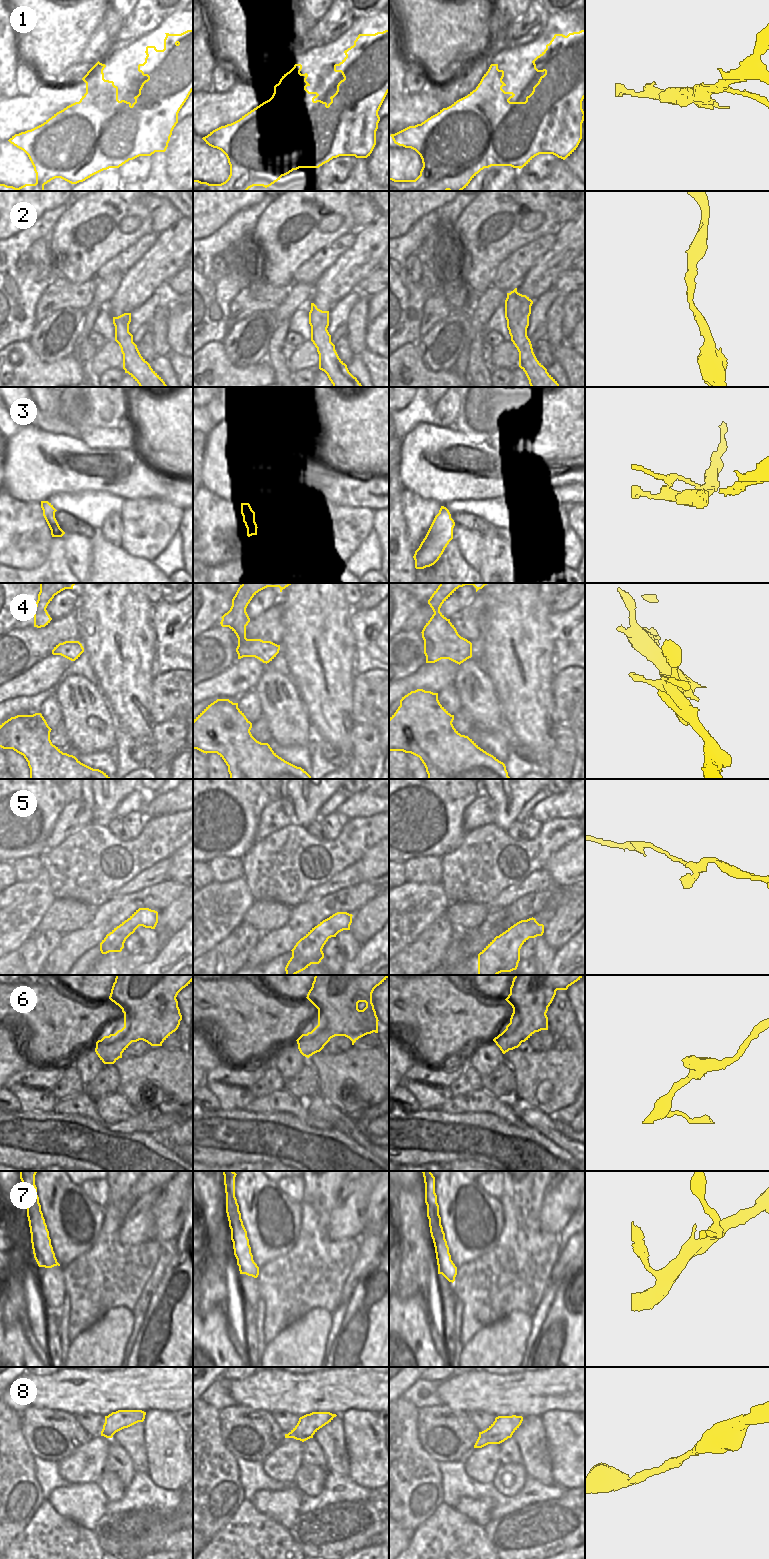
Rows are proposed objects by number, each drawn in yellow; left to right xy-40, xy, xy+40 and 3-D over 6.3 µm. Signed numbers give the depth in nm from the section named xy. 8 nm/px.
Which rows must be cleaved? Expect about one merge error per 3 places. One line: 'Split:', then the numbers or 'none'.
Split: 1, 3, 7

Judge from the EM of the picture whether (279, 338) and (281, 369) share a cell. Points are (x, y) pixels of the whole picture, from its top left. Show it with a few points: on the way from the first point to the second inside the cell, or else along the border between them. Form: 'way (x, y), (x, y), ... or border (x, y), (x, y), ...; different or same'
way (276, 346), (277, 361); same

